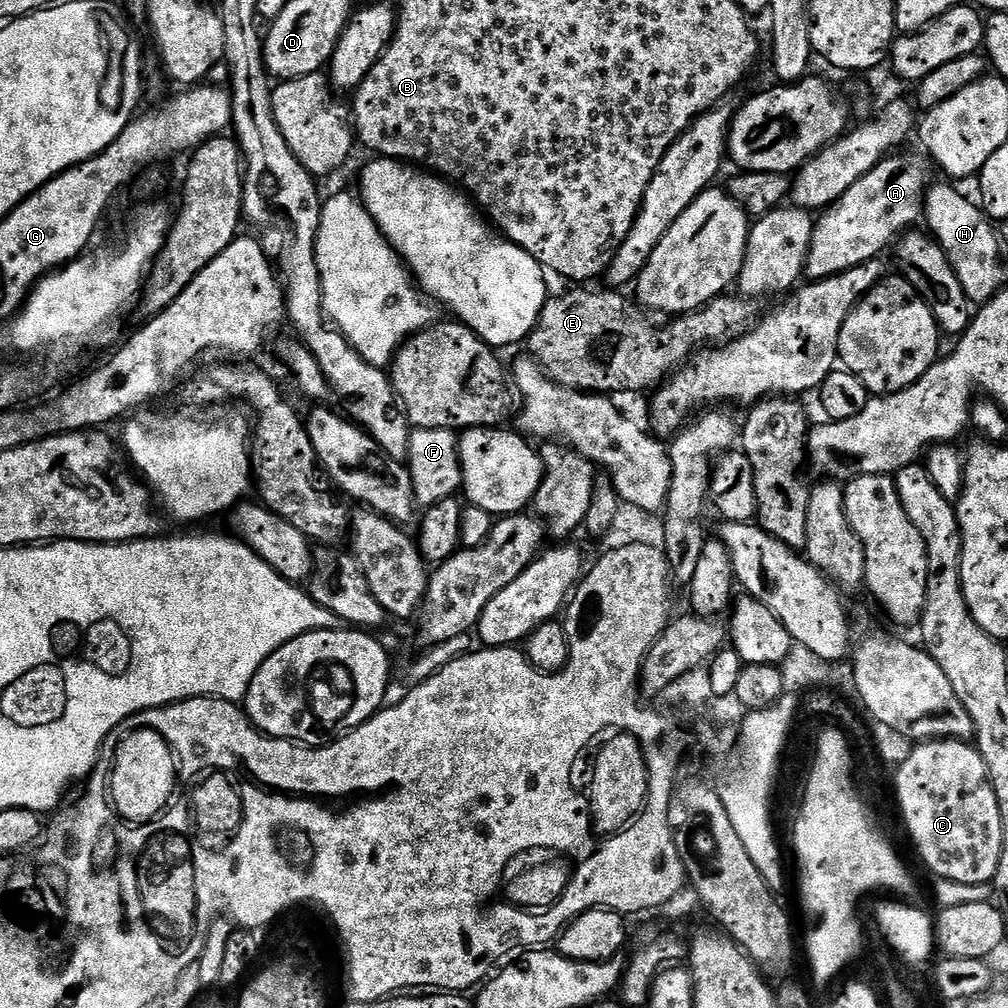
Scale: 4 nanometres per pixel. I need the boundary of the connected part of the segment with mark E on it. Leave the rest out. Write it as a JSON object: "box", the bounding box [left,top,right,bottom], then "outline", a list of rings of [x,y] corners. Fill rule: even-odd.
{"box":[526,287,761,394],"outline":[[[587,287],[577,288],[577,292],[549,299],[528,336],[526,349],[555,384],[589,394],[655,390],[694,354],[747,334],[761,315],[755,299],[725,294],[695,312],[673,315],[669,324],[659,328],[647,311],[631,308],[619,291],[587,292]]]}

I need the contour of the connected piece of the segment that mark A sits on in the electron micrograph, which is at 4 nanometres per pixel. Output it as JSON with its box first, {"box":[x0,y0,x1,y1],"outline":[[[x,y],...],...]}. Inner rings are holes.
{"box":[806,154,930,274],"outline":[[[892,154],[881,160],[877,168],[858,178],[858,182],[846,190],[848,204],[833,204],[821,215],[824,217],[816,220],[806,265],[809,273],[824,274],[856,268],[866,258],[875,257],[880,244],[891,245],[915,225],[912,224],[915,220],[921,219],[922,197],[930,187],[928,172],[922,161],[900,155]],[[856,220],[860,224],[856,224]],[[848,228],[852,228],[852,232]]]}

